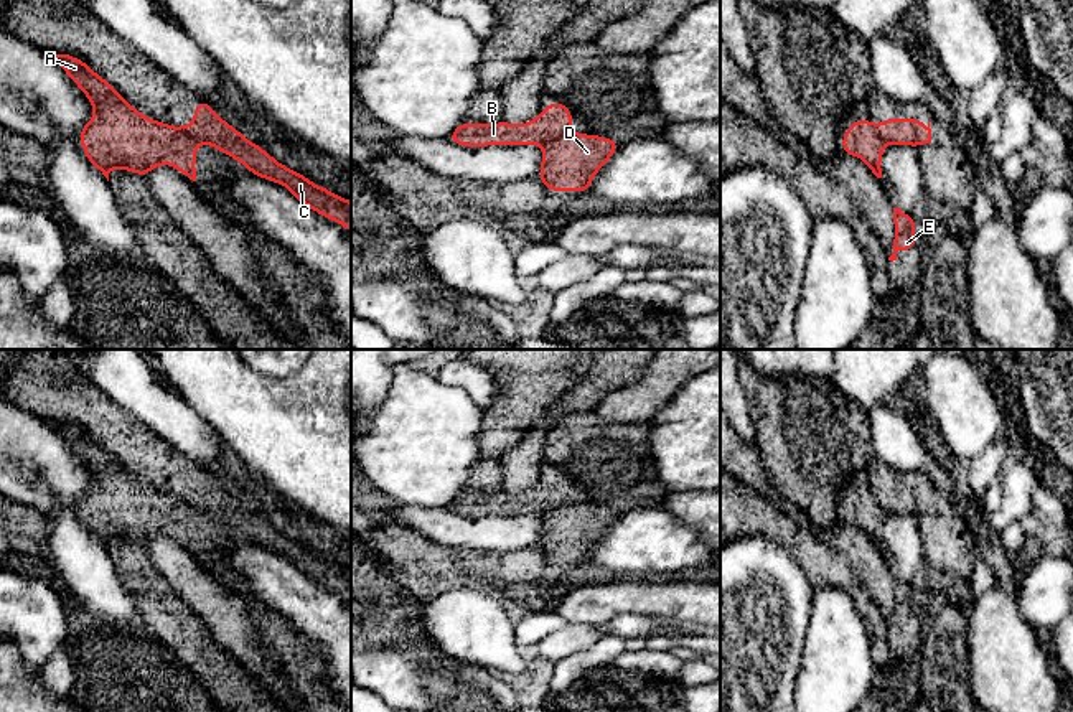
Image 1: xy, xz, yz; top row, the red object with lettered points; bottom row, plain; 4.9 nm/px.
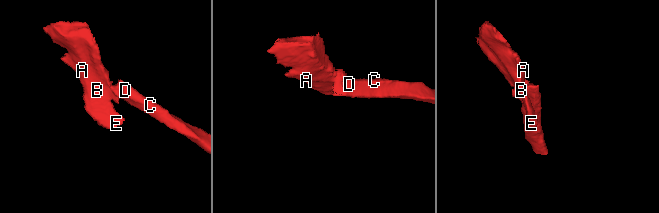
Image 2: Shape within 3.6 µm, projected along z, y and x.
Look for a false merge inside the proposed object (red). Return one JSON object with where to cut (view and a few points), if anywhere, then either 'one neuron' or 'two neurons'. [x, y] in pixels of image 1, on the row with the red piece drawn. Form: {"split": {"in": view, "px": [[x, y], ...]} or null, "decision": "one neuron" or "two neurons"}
{"split": {"in": "xz", "px": [[571, 134], [541, 144]]}, "decision": "two neurons"}

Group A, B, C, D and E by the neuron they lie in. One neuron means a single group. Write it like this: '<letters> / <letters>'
A B E / C D

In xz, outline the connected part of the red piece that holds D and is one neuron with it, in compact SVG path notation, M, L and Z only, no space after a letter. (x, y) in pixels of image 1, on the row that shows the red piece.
M588 134L560 137L542 143L539 180L547 191L590 193L592 178L621 143Z

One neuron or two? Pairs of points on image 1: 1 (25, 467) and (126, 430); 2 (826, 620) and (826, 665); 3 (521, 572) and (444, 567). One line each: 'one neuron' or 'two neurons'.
1: two neurons
2: one neuron
3: one neuron

